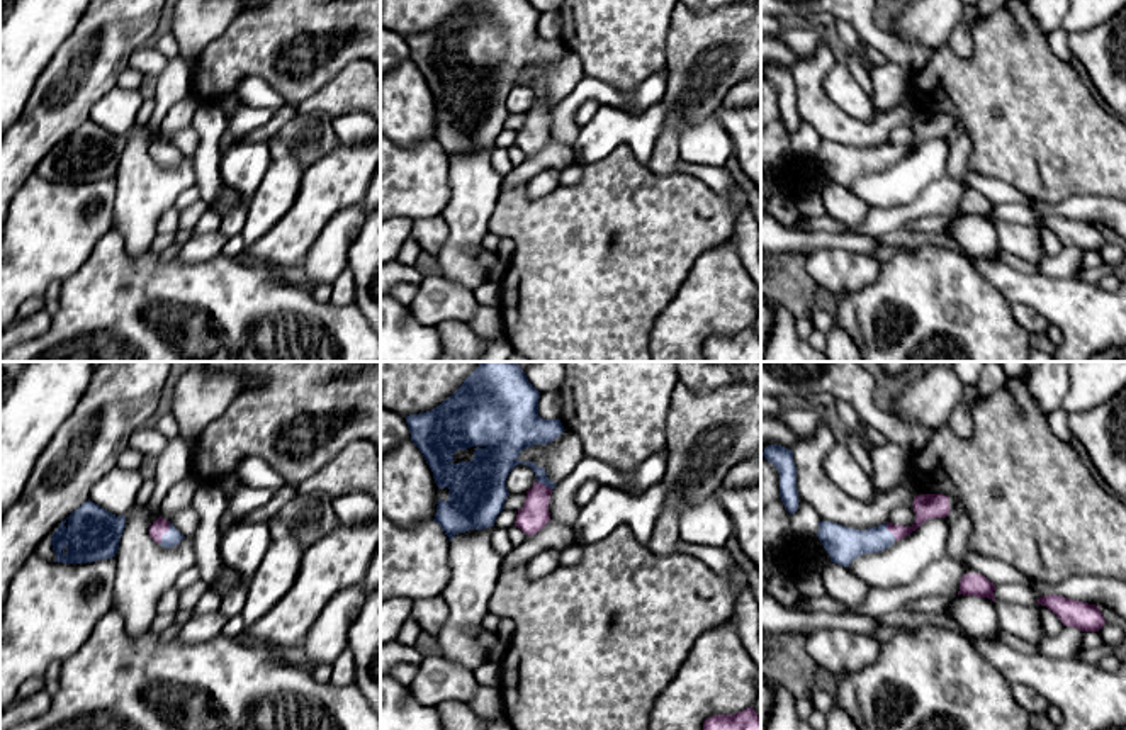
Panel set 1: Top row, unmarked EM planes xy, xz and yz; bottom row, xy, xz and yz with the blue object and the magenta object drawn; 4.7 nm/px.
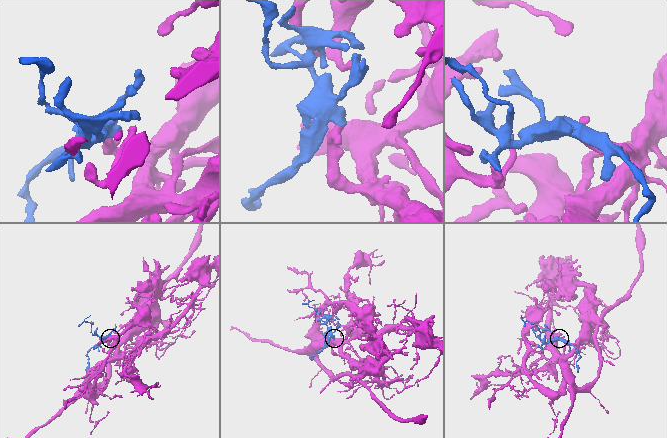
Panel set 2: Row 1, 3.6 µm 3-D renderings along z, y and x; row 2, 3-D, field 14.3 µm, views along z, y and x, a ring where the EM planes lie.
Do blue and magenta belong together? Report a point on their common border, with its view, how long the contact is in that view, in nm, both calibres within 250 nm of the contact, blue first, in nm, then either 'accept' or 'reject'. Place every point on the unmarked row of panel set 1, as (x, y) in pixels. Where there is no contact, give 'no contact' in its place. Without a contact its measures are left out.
meets blue in xy at (165, 153); contact 120 nm long; 80 nm thick on the blue side, 80 nm on the other; accept

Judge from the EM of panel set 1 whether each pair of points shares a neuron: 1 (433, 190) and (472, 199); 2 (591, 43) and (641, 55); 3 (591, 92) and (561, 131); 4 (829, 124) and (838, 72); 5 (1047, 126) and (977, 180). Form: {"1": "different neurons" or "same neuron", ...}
{"1": "different neurons", "2": "same neuron", "3": "same neuron", "4": "different neurons", "5": "different neurons"}

